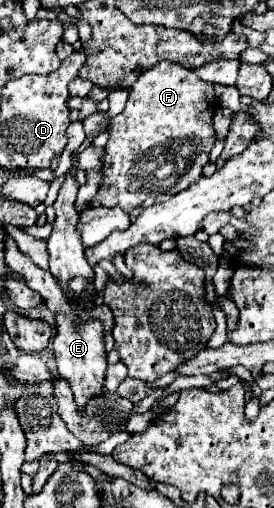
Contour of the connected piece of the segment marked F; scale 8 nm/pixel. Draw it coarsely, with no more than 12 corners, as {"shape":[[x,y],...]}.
{"shape":[[172,61],[108,127],[92,201],[130,213],[200,179],[214,85]]}

